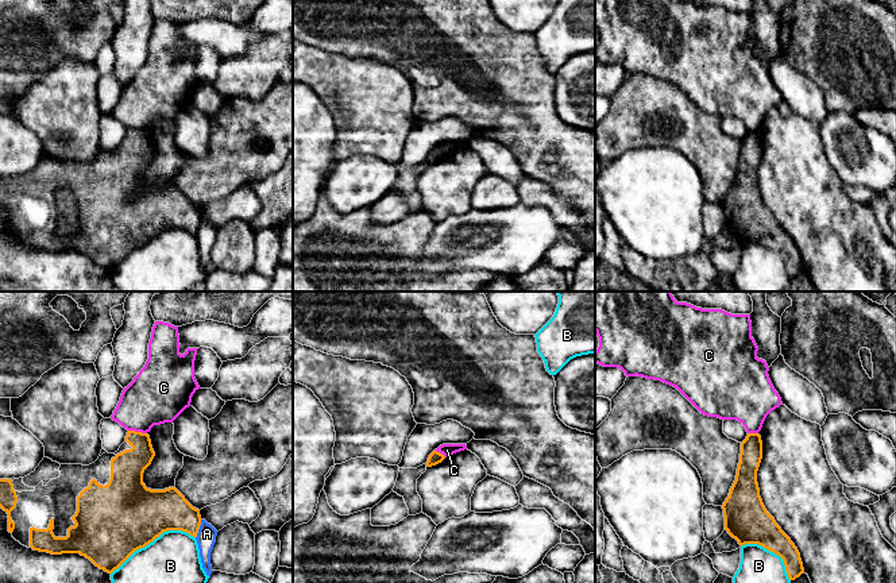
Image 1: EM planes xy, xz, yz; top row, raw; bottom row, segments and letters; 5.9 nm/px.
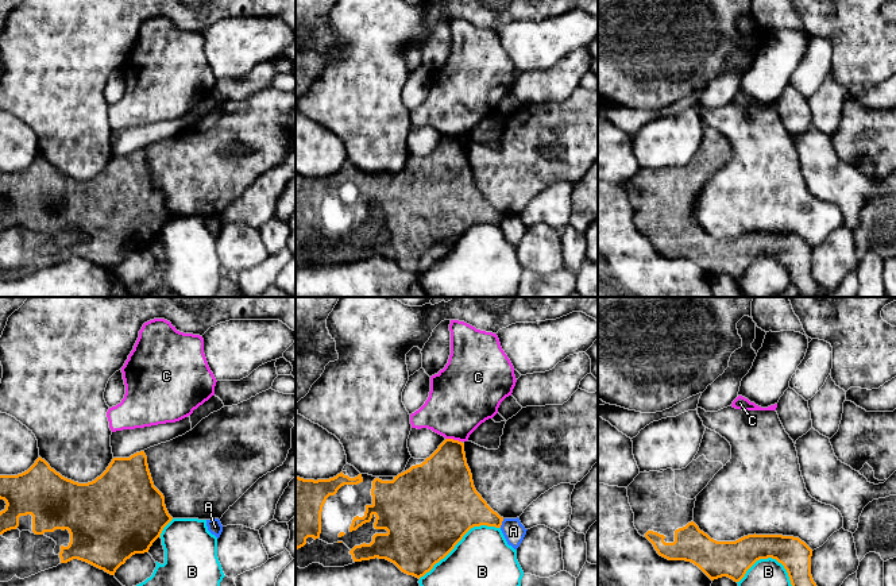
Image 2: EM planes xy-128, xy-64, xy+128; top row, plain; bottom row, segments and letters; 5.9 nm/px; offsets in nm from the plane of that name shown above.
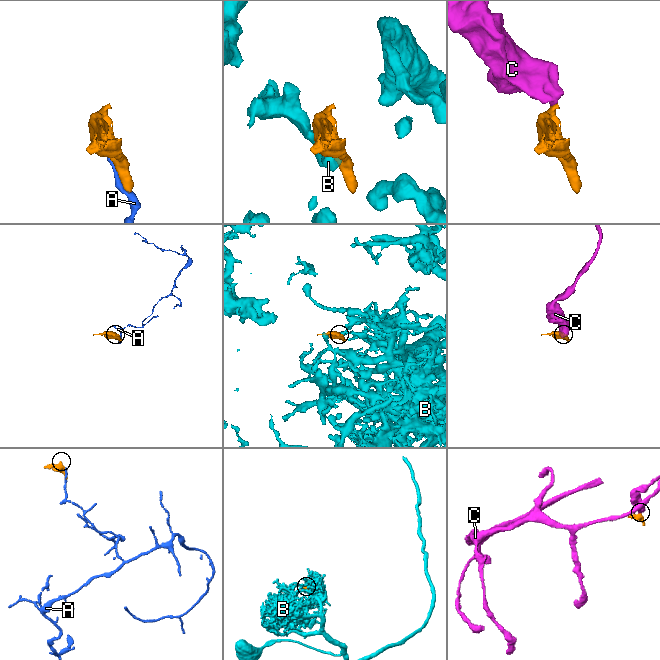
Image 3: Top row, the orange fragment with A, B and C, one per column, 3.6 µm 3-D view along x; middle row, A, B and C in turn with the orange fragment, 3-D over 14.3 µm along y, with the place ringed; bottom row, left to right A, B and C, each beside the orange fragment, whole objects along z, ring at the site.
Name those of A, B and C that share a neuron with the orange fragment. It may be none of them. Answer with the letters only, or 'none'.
none

